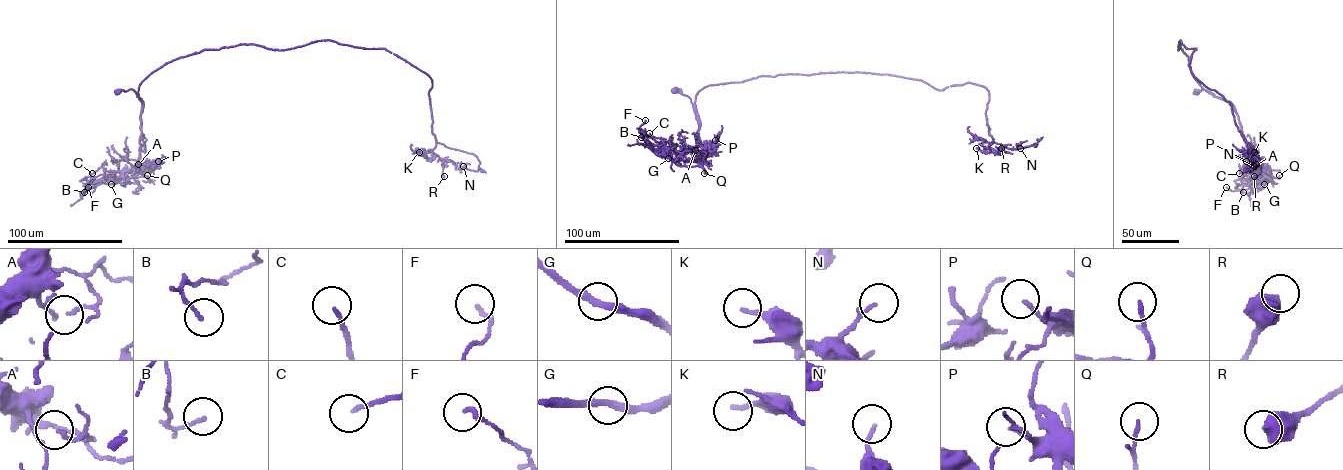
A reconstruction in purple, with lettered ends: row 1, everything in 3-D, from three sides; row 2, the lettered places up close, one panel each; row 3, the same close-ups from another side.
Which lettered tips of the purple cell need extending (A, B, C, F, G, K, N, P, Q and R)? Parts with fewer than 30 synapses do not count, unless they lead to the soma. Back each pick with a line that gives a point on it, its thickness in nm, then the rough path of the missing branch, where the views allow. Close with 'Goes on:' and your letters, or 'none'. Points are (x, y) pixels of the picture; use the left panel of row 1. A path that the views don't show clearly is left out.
Goes on: none

